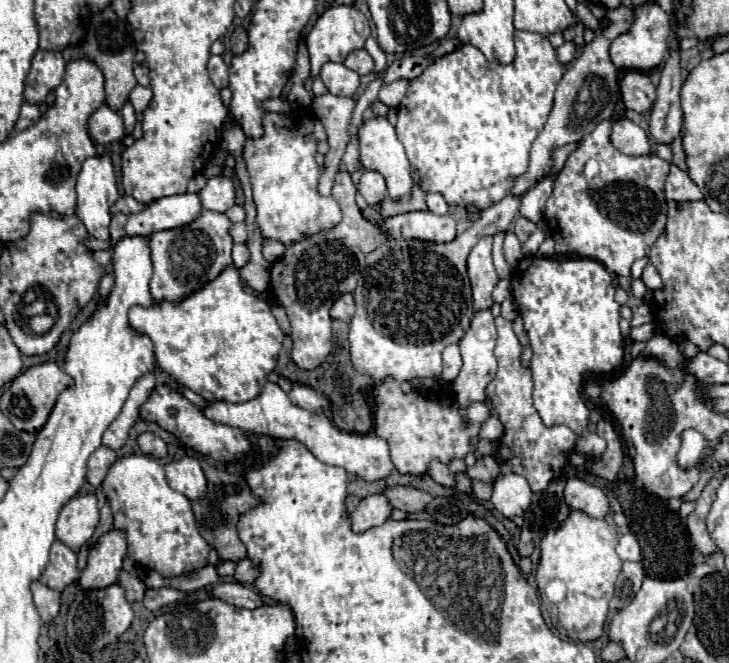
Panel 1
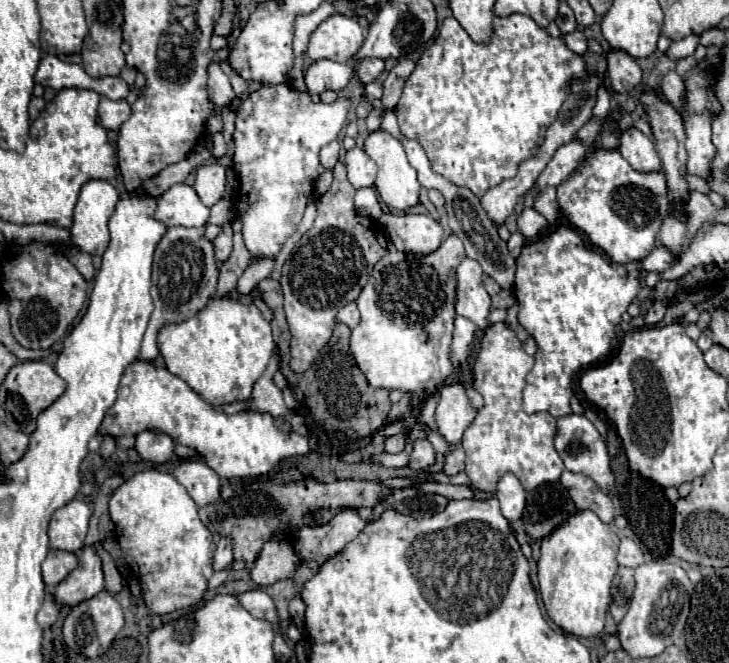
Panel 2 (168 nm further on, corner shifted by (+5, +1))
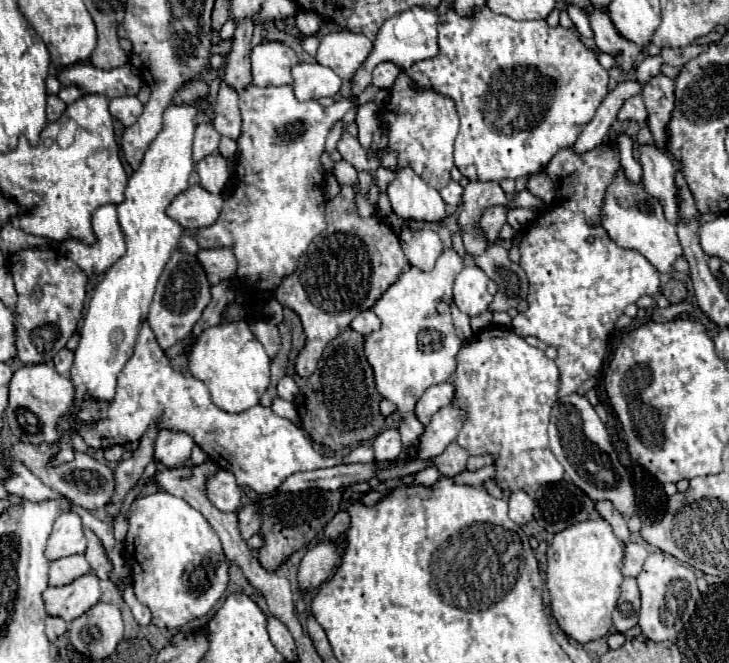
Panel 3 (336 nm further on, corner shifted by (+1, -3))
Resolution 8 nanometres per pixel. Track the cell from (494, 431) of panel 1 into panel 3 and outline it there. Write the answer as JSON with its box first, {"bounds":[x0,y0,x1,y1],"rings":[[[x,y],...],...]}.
{"bounds":[415,383,455,425],"rings":[[[441,383],[435,387],[429,387],[423,397],[419,399],[415,407],[415,415],[423,425],[429,425],[429,419],[443,407],[447,407],[455,397],[455,387],[453,383]]]}

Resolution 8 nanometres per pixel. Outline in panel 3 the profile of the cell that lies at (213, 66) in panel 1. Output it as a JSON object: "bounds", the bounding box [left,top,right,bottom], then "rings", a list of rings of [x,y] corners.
{"bounds":[215,81,241,137],"rings":[[[221,81],[217,103],[215,103],[215,123],[217,133],[225,137],[239,137],[241,133],[241,115],[239,115],[239,97],[231,85]]]}

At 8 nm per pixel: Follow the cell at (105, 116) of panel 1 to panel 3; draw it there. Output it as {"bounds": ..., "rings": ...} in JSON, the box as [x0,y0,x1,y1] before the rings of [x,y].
{"bounds":[109,97,143,127],"rings":[[[119,97],[119,99],[109,101],[109,111],[117,121],[121,121],[125,127],[129,127],[141,117],[143,105],[137,97]]]}

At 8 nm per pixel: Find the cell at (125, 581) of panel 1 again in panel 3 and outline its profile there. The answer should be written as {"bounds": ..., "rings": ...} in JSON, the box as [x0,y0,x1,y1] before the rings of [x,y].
{"bounds":[85,529,113,581],"rings":[[[87,529],[85,535],[87,535],[87,551],[85,551],[85,557],[87,557],[89,565],[91,565],[91,571],[93,571],[99,579],[103,579],[103,581],[105,581],[105,579],[111,579],[111,569],[113,569],[113,565],[111,565],[111,561],[109,561],[109,557],[107,557],[105,547],[101,545],[99,537],[97,537],[91,529]]]}

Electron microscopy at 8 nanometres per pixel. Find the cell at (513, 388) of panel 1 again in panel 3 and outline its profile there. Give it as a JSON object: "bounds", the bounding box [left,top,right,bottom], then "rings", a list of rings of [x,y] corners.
{"bounds":[453,327,565,495],"rings":[[[489,327],[489,329],[481,331],[479,337],[477,337],[473,343],[461,347],[461,351],[459,351],[459,355],[457,355],[457,369],[455,369],[455,373],[453,373],[453,385],[455,385],[455,389],[457,389],[457,395],[455,395],[453,403],[457,403],[457,405],[461,405],[461,407],[467,409],[467,421],[465,421],[463,429],[459,431],[459,435],[457,435],[457,443],[459,443],[461,447],[465,447],[465,449],[469,451],[469,455],[495,455],[495,463],[493,463],[493,465],[495,465],[495,481],[497,481],[497,485],[499,485],[503,491],[517,491],[517,489],[521,489],[521,491],[527,491],[529,495],[535,495],[535,491],[537,491],[541,485],[545,485],[545,483],[557,483],[557,481],[563,479],[563,473],[565,473],[565,471],[563,471],[561,463],[555,459],[555,455],[551,453],[551,449],[549,449],[549,437],[547,437],[547,425],[549,425],[551,407],[553,407],[553,403],[557,401],[557,381],[559,381],[559,369],[557,369],[555,361],[547,359],[543,351],[539,351],[539,349],[527,345],[525,339],[519,337],[517,333],[513,333],[511,329]]]}

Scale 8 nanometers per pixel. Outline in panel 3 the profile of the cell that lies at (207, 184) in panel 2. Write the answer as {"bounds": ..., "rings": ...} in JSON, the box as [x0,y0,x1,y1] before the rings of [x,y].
{"bounds":[197,153,229,193],"rings":[[[213,153],[197,163],[197,173],[199,173],[199,185],[205,187],[209,193],[221,193],[227,179],[229,179],[229,169],[227,161],[223,155]]]}

